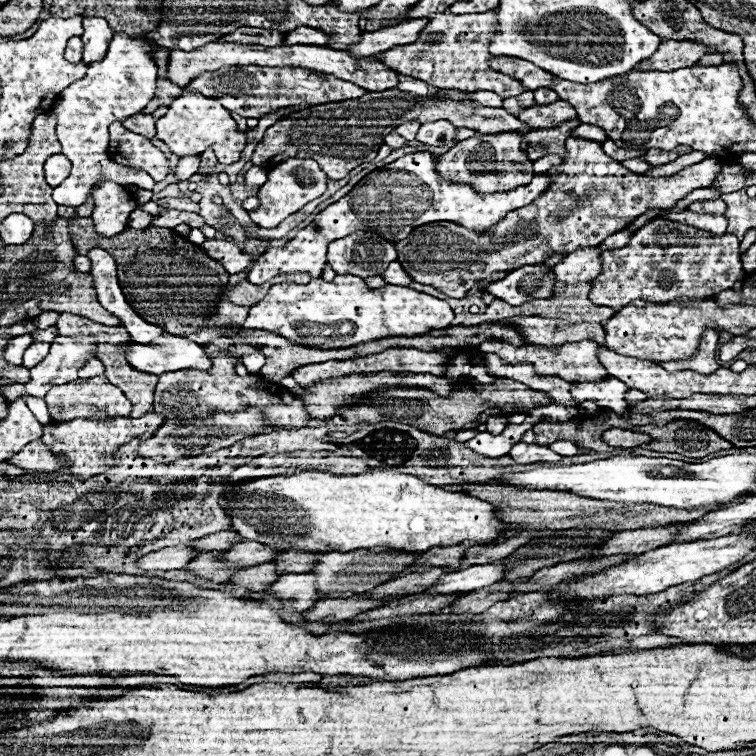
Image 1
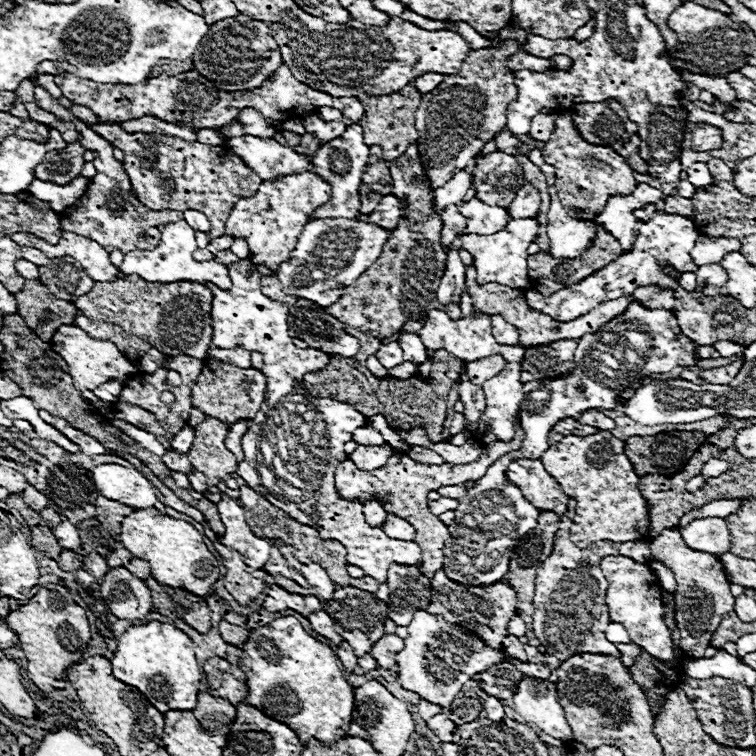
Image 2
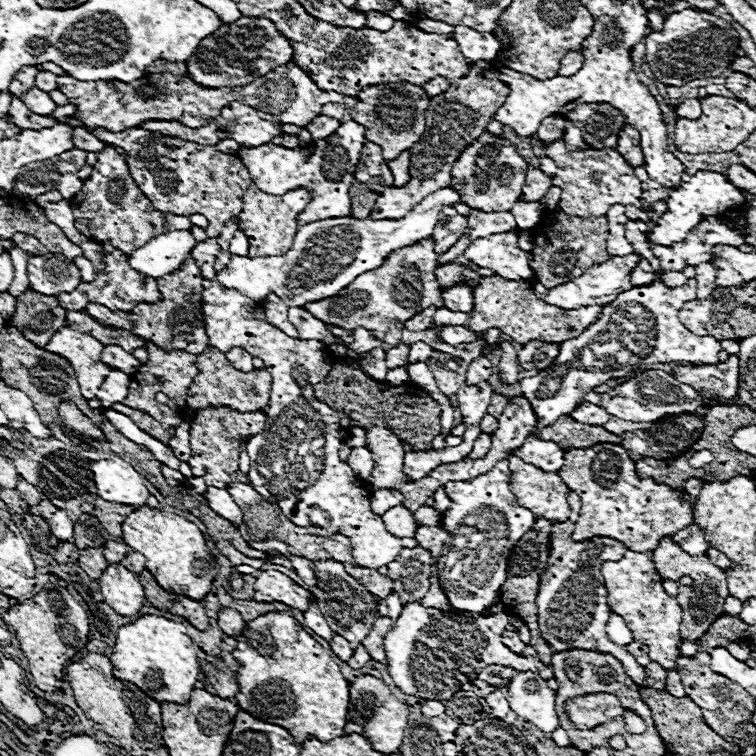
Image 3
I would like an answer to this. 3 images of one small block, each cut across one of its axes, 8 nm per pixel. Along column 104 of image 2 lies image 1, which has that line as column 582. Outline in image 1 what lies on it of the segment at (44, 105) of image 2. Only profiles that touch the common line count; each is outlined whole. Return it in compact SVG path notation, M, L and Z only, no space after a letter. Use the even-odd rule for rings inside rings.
M569 137L566 140L568 154L566 154L564 162L558 164L556 168L548 170L548 176L552 178L548 190L542 196L538 196L532 204L508 212L506 218L502 218L498 224L490 226L488 230L474 232L474 230L466 230L464 226L458 226L454 222L432 222L426 226L418 226L418 230L412 230L408 234L408 238L396 242L398 262L402 264L406 274L420 284L434 286L434 288L442 290L450 298L464 298L466 292L476 282L486 280L494 272L510 270L510 266L540 264L546 258L550 258L550 254L554 250L576 252L580 248L598 246L606 236L624 230L634 218L638 218L646 210L650 210L650 208L668 210L668 208L676 206L676 202L680 198L684 198L688 192L692 192L696 188L708 188L714 182L718 170L722 168L722 164L718 160L708 158L704 162L682 168L678 174L654 178L654 176L646 176L646 174L634 174L628 168L624 168L620 162L608 158L598 142L572 142L570 144L570 140L578 140L578 138Z

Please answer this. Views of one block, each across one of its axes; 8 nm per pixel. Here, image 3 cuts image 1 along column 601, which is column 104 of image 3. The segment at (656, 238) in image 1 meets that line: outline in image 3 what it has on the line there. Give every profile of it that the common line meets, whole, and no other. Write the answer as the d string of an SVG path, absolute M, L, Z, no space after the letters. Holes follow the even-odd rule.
M114 250L112 254L104 254L104 262L106 262L106 270L104 274L98 274L94 282L80 282L80 286L72 292L72 294L58 294L58 302L60 306L64 306L66 310L84 310L88 302L96 302L102 306L108 306L110 310L132 310L132 306L136 306L138 302L156 302L160 300L160 292L158 286L154 284L154 278L150 280L144 274L136 274L136 270L130 268L128 264L128 256Z

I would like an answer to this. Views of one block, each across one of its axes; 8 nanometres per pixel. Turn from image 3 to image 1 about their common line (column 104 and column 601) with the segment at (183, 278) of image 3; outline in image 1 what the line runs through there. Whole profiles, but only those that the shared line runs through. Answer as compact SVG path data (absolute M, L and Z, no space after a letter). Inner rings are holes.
M556 282L554 286L554 292L550 298L538 298L538 300L530 300L530 302L524 302L522 306L506 306L506 302L498 302L494 300L484 316L490 320L490 322L496 322L496 320L504 320L504 318L512 318L512 316L542 316L542 318L562 318L564 322L568 324L578 324L578 322L596 322L596 324L606 324L612 316L614 316L614 310L606 310L602 306L594 306L590 300L588 300L588 292L590 292L590 282L580 282L580 284L566 284L566 282Z

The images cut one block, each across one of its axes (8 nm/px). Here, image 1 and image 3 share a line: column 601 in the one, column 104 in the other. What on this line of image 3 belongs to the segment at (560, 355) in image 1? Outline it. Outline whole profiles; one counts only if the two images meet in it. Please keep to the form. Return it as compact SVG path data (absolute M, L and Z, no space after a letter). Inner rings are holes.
M64 326L56 330L52 340L44 346L44 350L64 356L76 372L76 380L80 384L80 394L90 400L94 398L100 384L106 380L112 366L100 360L104 344L92 338L90 334L82 334Z

